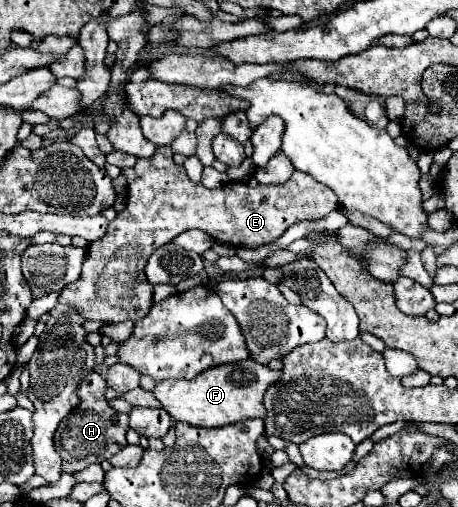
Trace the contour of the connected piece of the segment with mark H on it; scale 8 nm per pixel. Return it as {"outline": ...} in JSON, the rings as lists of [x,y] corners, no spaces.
{"outline":[[[97,372],[87,374],[87,378],[83,378],[79,386],[79,398],[81,398],[79,406],[71,410],[65,422],[59,424],[57,436],[55,436],[55,448],[63,460],[63,472],[71,474],[71,472],[87,468],[89,464],[99,464],[127,446],[125,434],[129,430],[129,424],[127,424],[129,418],[127,414],[115,412],[107,404],[105,388],[107,388],[107,382],[101,374]]]}

